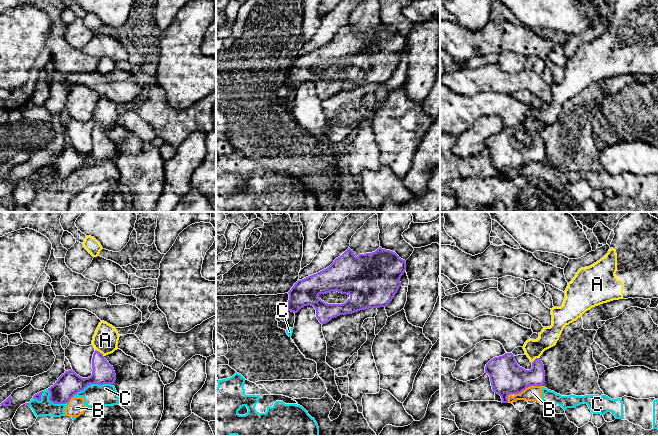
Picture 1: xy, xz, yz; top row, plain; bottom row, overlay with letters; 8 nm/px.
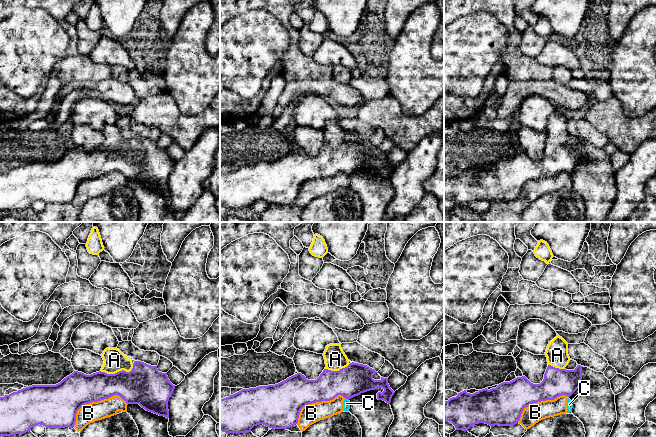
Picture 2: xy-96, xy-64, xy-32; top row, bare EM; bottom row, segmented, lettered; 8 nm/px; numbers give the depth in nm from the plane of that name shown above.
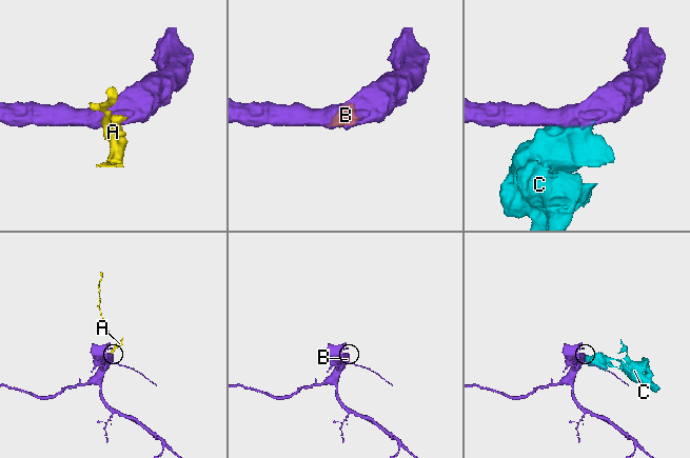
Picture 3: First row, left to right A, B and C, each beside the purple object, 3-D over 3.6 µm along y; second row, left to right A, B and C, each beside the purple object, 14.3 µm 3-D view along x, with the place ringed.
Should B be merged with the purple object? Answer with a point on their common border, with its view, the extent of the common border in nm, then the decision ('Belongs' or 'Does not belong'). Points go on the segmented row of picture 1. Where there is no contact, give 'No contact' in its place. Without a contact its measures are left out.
Touches purple at yz (528, 386). Shared border 240 nm. Does not belong

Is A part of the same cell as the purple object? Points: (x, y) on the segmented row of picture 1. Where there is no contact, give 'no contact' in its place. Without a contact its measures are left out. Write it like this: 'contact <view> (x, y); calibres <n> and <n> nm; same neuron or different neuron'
contact xy (99, 352); calibres 180 and 200 nm; same neuron

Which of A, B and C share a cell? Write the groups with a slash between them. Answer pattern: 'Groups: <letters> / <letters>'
Groups: A / B C

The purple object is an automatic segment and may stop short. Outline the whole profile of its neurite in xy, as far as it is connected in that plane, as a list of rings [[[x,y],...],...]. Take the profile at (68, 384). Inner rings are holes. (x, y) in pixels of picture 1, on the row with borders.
[[[101,321],[92,340],[92,345],[95,348],[92,358],[92,375],[88,378],[82,378],[72,369],[65,371],[56,383],[48,388],[49,400],[54,404],[66,404],[75,394],[83,391],[90,384],[113,385],[116,374],[113,366],[104,357],[118,349],[119,337],[115,327]]]

